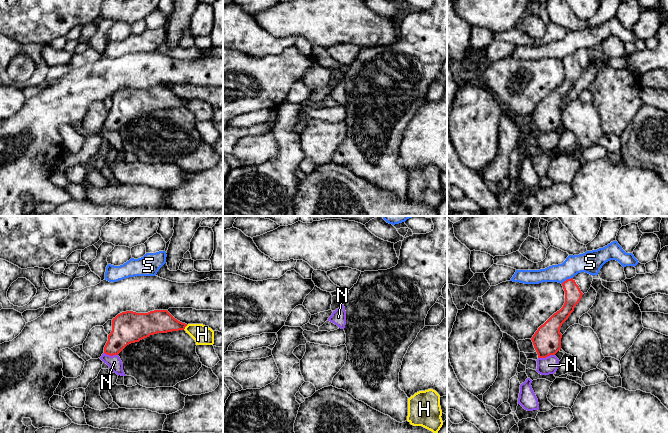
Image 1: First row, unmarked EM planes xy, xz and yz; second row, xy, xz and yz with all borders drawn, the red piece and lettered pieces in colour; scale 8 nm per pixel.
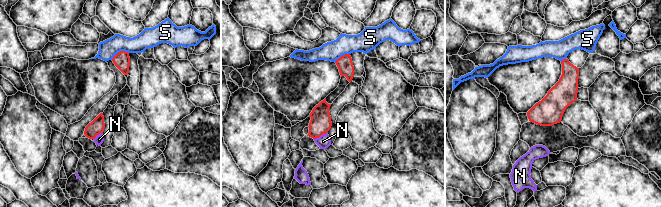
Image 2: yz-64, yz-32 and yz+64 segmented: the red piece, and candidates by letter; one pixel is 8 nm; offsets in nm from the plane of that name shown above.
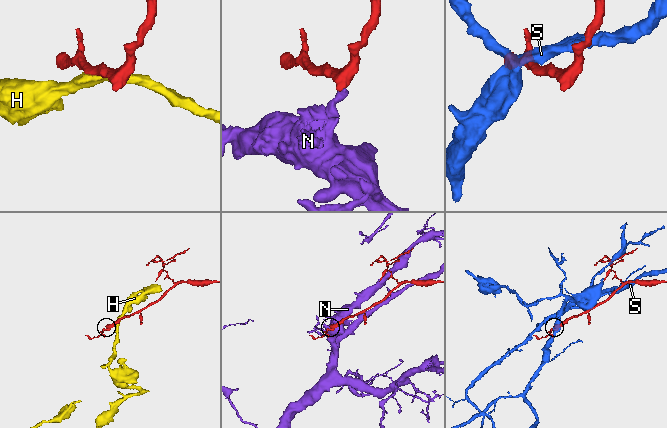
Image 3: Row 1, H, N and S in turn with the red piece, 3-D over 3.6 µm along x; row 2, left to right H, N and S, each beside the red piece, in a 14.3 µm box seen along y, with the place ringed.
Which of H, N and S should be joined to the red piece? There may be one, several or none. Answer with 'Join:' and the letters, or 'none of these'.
Join: none of these

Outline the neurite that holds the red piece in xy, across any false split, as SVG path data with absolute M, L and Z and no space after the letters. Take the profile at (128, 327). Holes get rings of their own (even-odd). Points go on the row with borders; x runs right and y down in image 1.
M167 310L148 313L126 311L112 320L112 331L104 347L104 353L118 355L127 345L154 335L184 330L187 324L175 319Z

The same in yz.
M573 278L564 281L562 286L565 291L563 307L541 325L531 338L538 358L555 355L561 349L560 328L582 298L583 293Z

